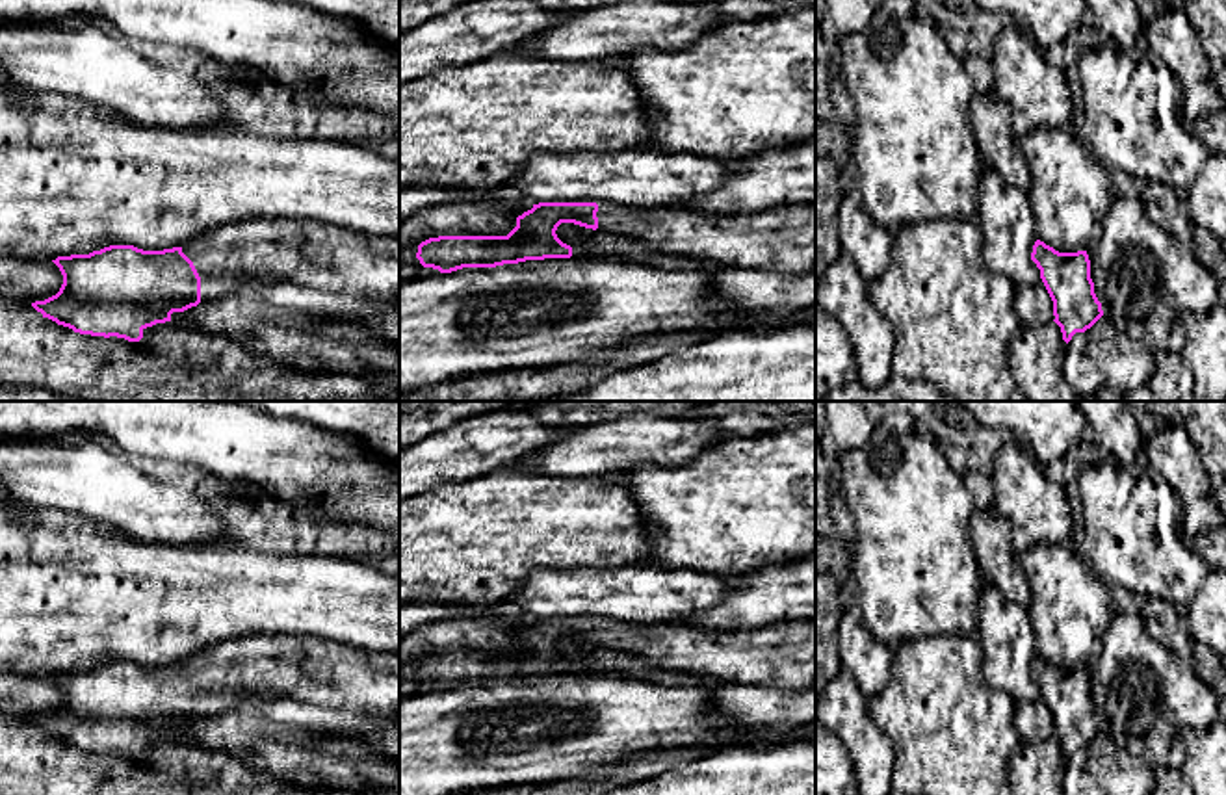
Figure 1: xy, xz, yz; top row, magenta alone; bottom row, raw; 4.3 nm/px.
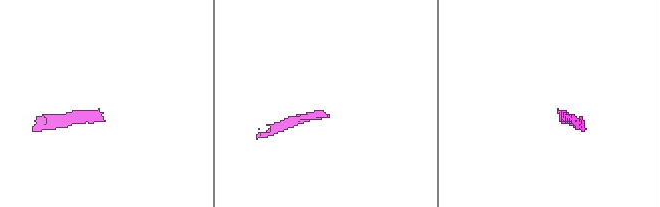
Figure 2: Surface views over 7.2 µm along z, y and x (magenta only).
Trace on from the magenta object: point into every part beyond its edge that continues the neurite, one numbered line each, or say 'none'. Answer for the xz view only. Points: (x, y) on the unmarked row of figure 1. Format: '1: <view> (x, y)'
1: xz (782, 654)

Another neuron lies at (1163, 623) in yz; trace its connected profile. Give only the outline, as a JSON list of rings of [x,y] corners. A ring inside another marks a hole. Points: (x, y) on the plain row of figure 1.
[[[1154,596],[1141,600],[1141,615],[1152,639],[1191,665],[1219,698],[1226,697],[1226,671],[1222,663],[1207,646],[1191,639],[1181,611]]]

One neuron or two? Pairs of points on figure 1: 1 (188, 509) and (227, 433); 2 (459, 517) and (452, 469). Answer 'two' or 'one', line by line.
1: two
2: two

